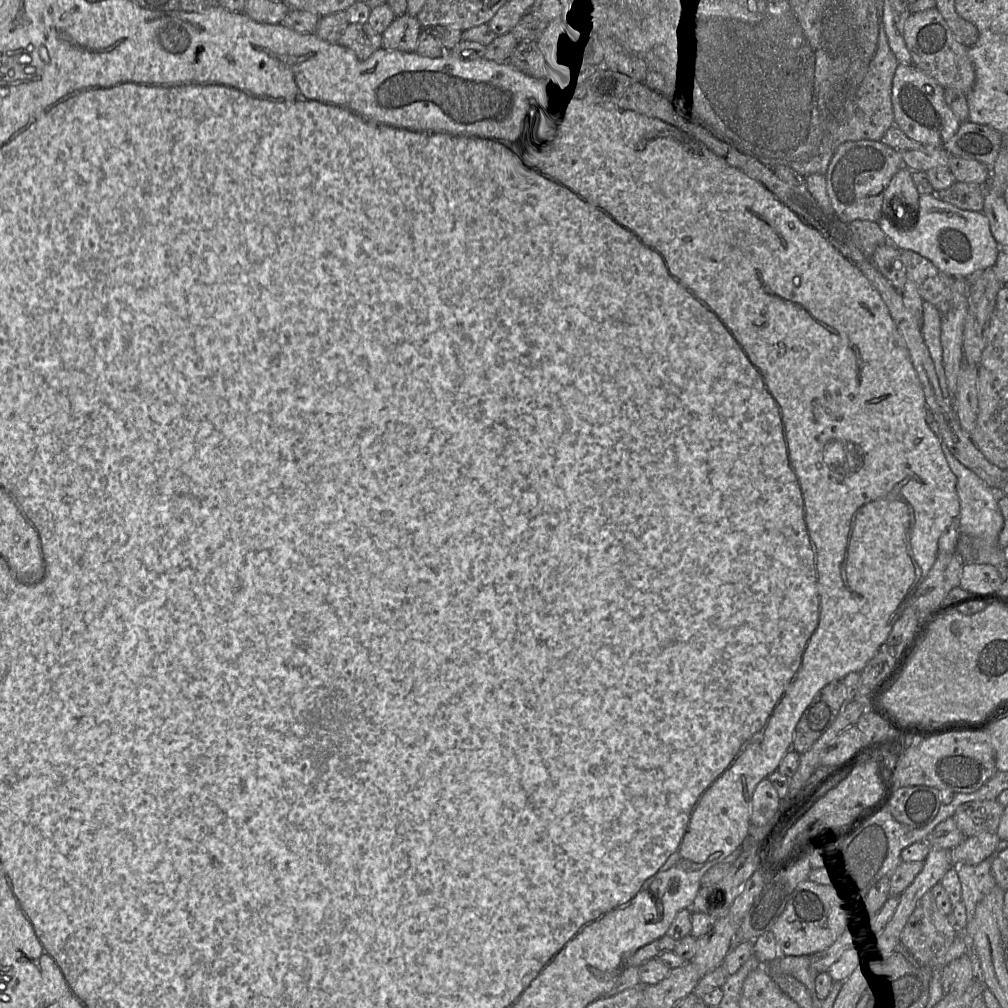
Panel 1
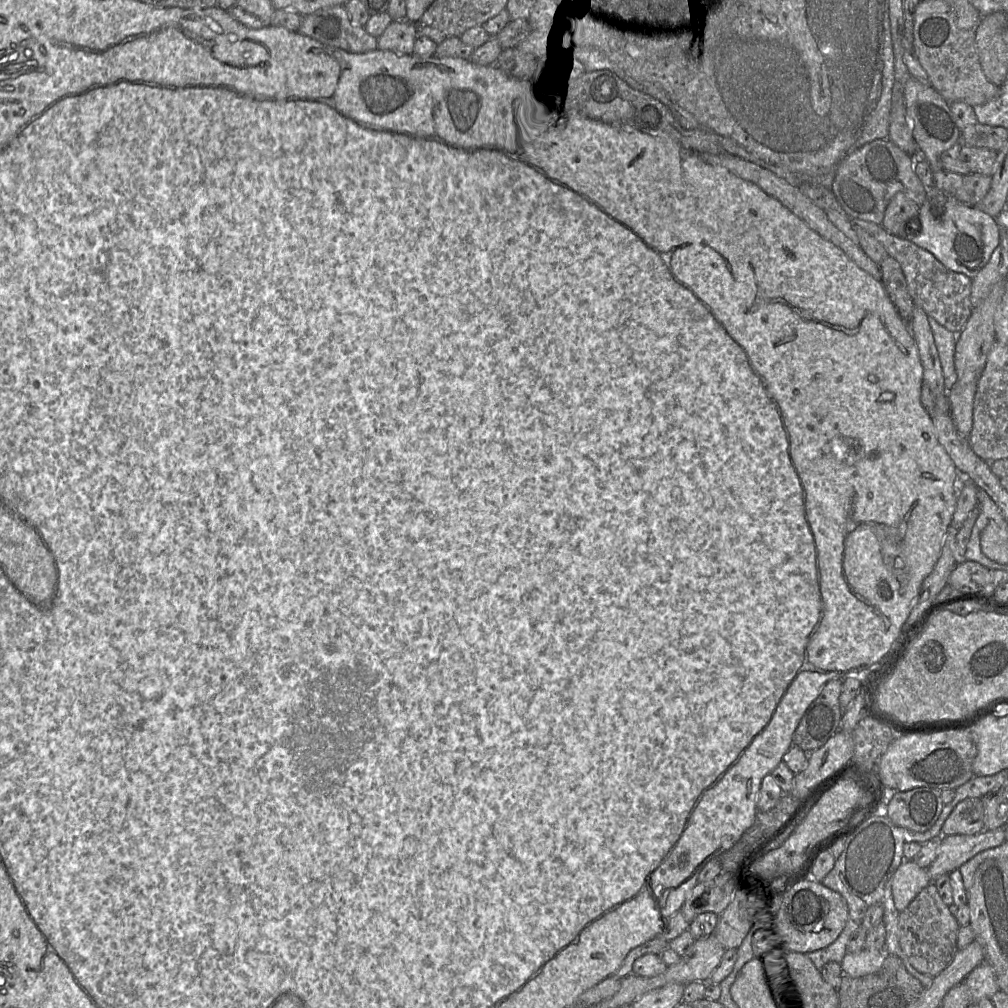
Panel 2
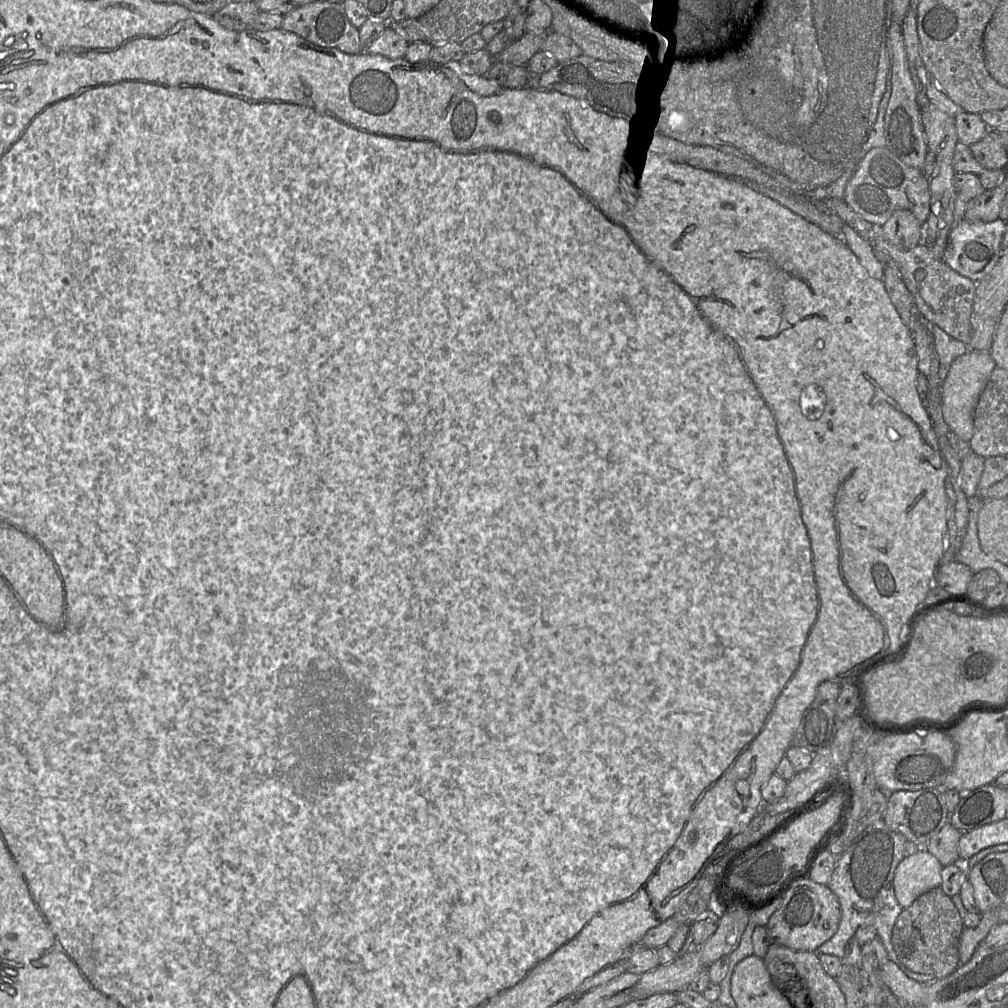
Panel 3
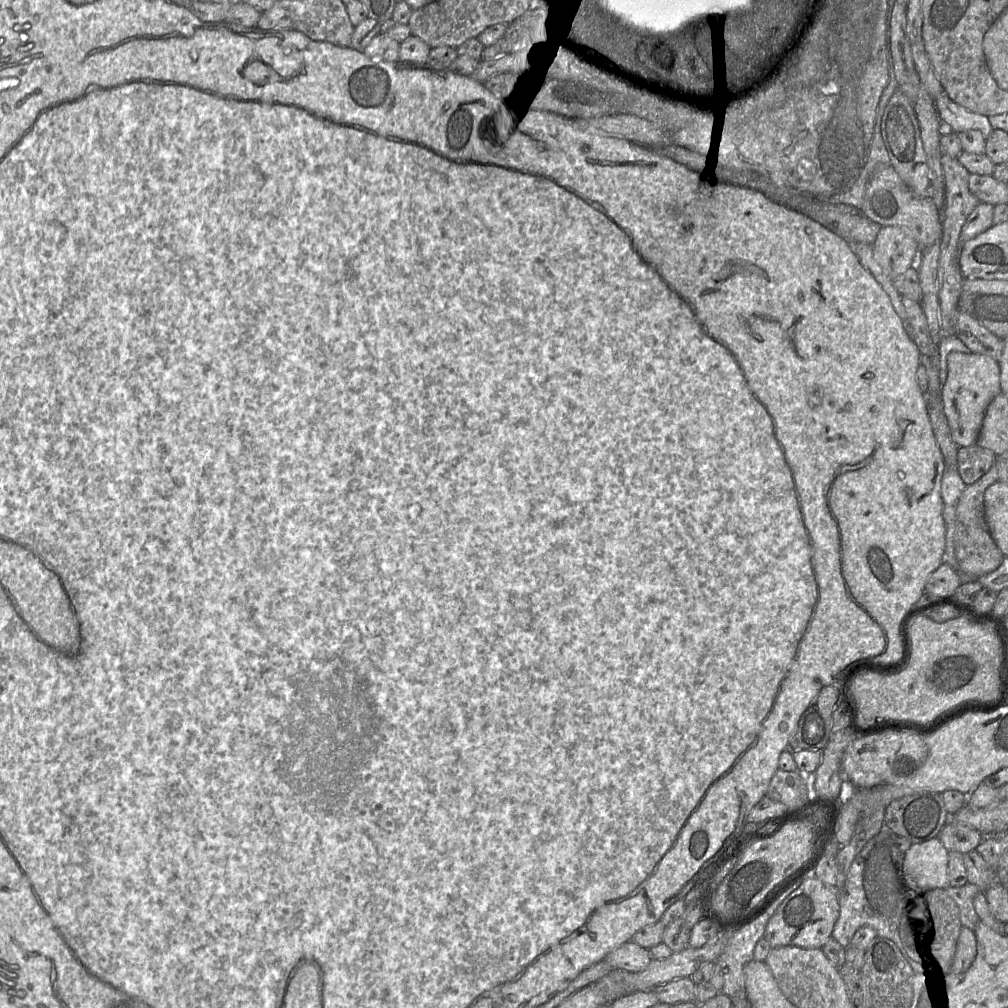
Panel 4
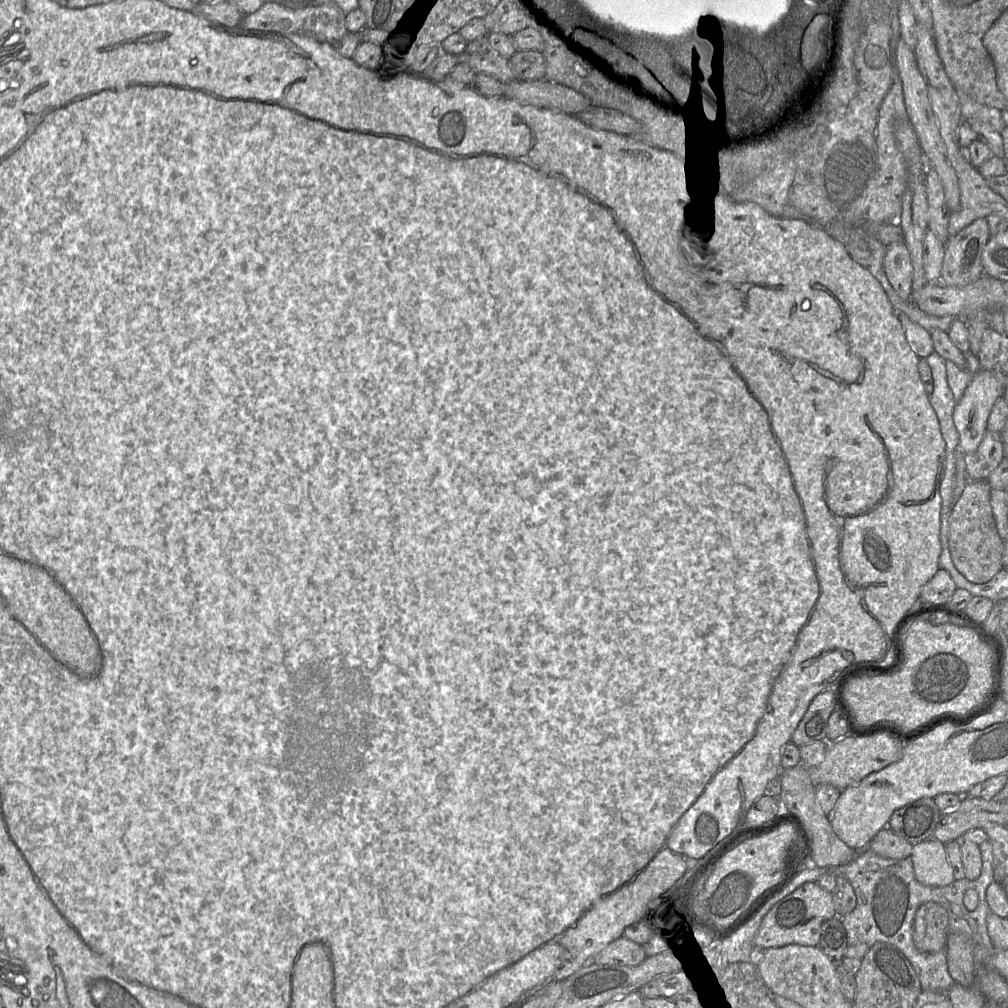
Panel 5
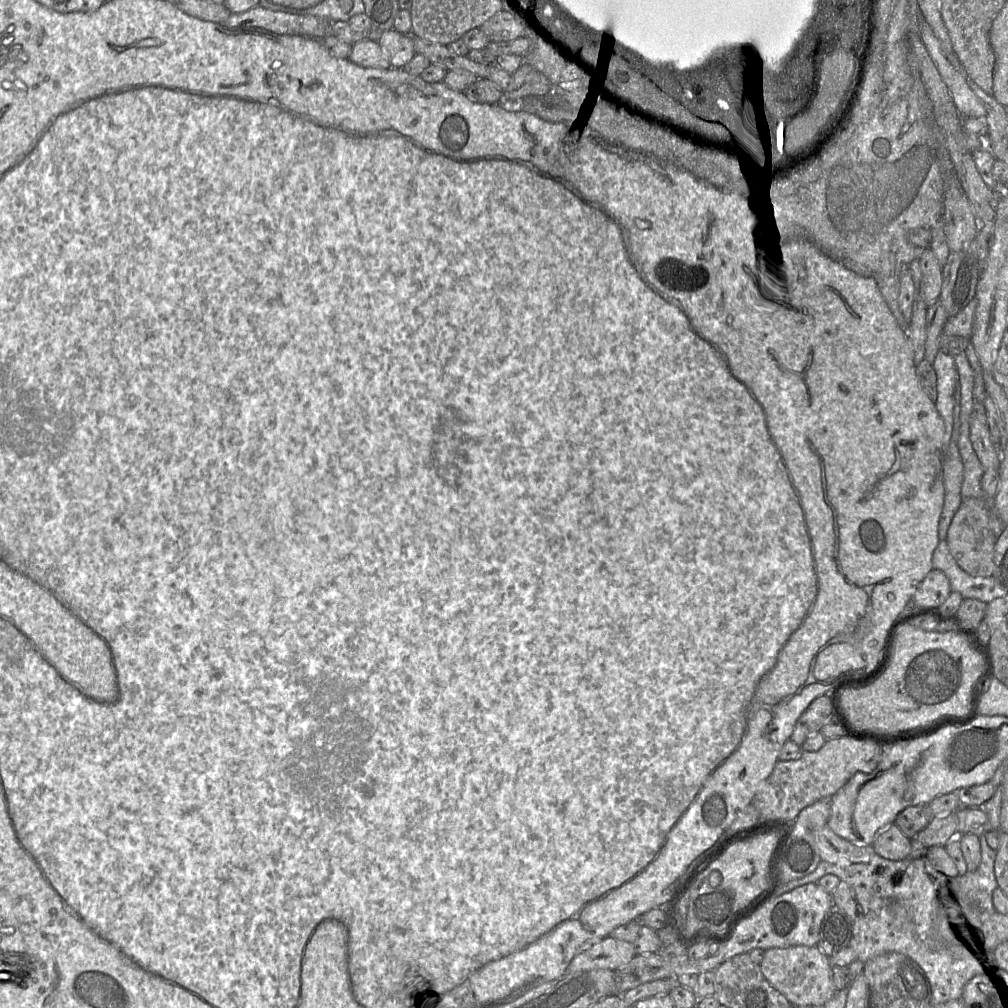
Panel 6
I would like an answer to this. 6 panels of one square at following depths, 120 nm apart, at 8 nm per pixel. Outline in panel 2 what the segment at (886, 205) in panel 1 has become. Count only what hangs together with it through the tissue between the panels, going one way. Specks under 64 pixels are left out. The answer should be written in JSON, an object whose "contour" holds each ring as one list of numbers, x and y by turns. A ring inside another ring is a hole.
{"contour":[[905,192,895,194,889,201,881,226,890,234,905,236,916,228,920,207]]}

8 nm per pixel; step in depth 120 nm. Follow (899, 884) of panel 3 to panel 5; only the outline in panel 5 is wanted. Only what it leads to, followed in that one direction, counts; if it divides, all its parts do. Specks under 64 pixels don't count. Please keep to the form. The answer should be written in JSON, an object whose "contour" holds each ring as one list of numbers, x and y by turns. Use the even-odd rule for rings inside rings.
{"contour":[[931,838,912,846,910,858,918,882,925,886,945,887,956,881,945,844]]}

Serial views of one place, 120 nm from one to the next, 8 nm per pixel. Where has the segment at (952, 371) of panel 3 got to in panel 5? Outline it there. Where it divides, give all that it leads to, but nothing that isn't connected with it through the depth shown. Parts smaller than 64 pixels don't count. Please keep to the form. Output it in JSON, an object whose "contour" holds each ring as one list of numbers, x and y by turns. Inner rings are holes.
{"contour":[[980,369,973,374,962,398,953,411,959,445,965,453,976,451,987,431,995,402,1003,396,1005,381,996,373]]}

